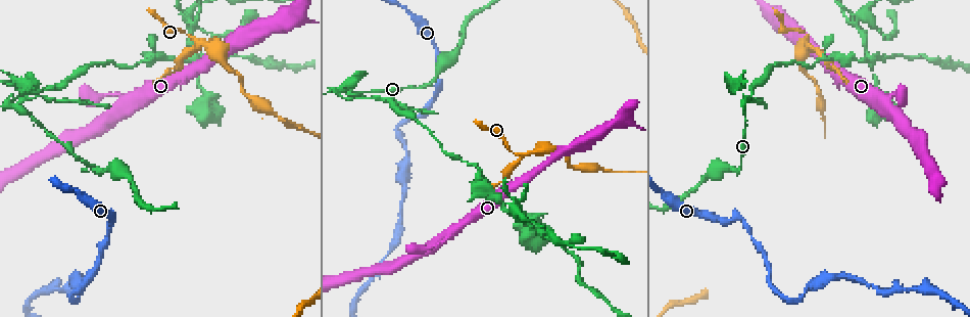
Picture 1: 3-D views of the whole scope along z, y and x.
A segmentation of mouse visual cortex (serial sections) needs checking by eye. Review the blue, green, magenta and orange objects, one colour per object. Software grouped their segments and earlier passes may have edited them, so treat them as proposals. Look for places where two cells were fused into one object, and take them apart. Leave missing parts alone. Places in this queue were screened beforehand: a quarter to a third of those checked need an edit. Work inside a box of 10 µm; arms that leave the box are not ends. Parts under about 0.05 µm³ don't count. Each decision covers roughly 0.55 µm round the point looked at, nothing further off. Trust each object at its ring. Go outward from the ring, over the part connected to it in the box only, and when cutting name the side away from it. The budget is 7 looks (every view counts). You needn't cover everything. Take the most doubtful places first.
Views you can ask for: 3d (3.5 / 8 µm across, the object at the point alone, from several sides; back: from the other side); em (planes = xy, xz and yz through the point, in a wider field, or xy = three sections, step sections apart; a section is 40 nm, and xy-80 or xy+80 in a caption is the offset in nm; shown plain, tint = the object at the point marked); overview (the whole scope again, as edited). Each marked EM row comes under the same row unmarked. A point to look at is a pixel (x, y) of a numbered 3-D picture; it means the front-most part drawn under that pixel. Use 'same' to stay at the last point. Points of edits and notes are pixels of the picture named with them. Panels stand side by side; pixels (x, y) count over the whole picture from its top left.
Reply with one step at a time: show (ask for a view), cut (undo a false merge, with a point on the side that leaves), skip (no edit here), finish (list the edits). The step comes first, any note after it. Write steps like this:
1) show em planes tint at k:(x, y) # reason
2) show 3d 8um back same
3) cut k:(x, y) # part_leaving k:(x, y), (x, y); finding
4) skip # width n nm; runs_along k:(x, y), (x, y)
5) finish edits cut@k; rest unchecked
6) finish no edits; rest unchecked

show 3d 3.5um at 1:(25, 114) # branch point

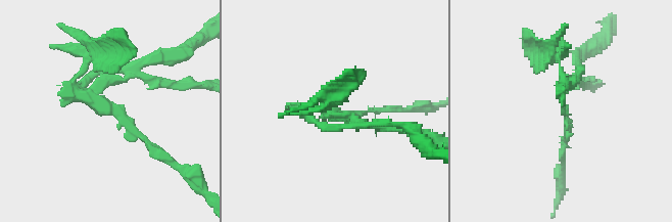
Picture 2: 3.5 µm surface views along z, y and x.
show em planes tint at 2:(108, 109) # arms 3; arm_widths 100, 100, 150 nm

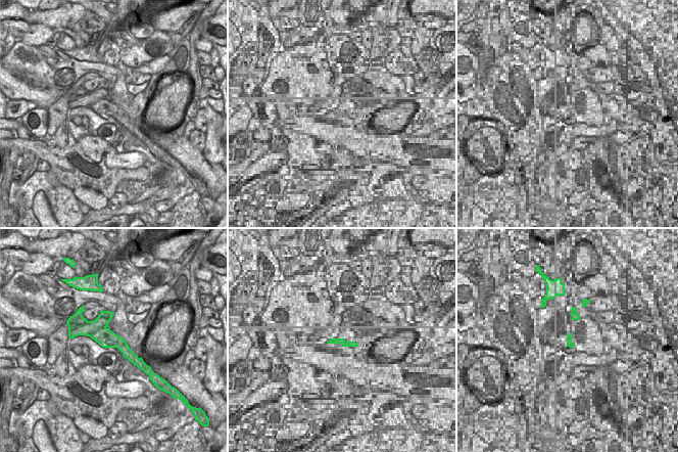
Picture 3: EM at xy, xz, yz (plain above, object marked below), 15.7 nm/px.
show em xy step 2 tint same # another direction

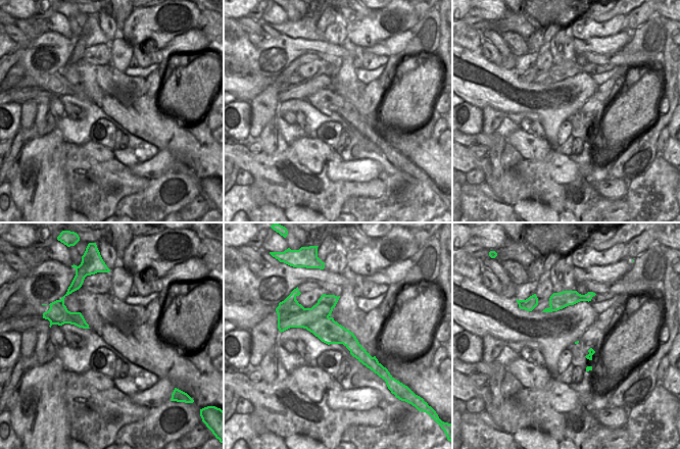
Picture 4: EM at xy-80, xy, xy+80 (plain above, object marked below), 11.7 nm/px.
cut 2:(107, 65) # part_leaving 2:(103, 84), (185, 49); two cells meet here

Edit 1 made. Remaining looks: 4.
show overview # see it whole again

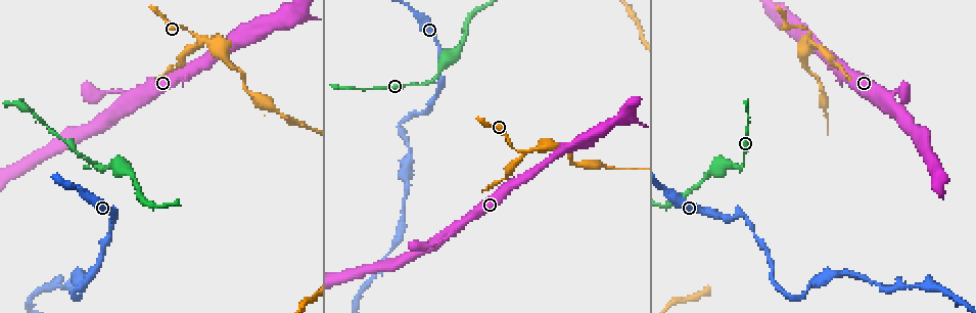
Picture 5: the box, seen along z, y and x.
show 3d 8um at 5:(199, 37) # branch point

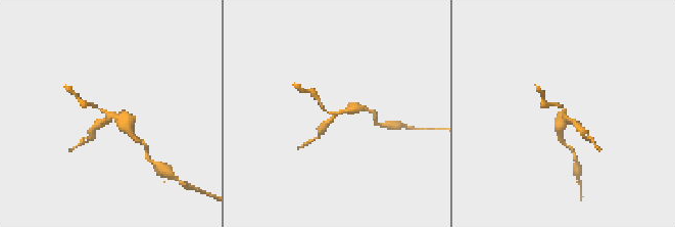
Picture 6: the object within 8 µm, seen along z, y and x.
show em planes tint same # shape alone is not enough

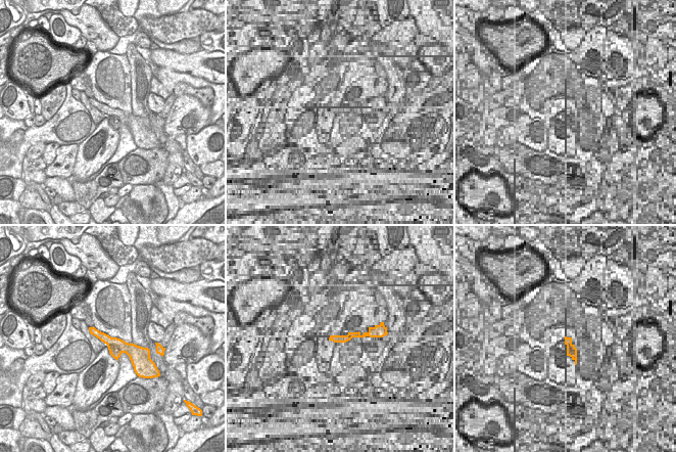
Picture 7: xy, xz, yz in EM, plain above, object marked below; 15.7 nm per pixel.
cut 6:(323, 128) # border 7:(116, 345), (110, 354); two cells meet here

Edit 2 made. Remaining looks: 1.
finish edits cut@2, cut@6; rest unchecked

